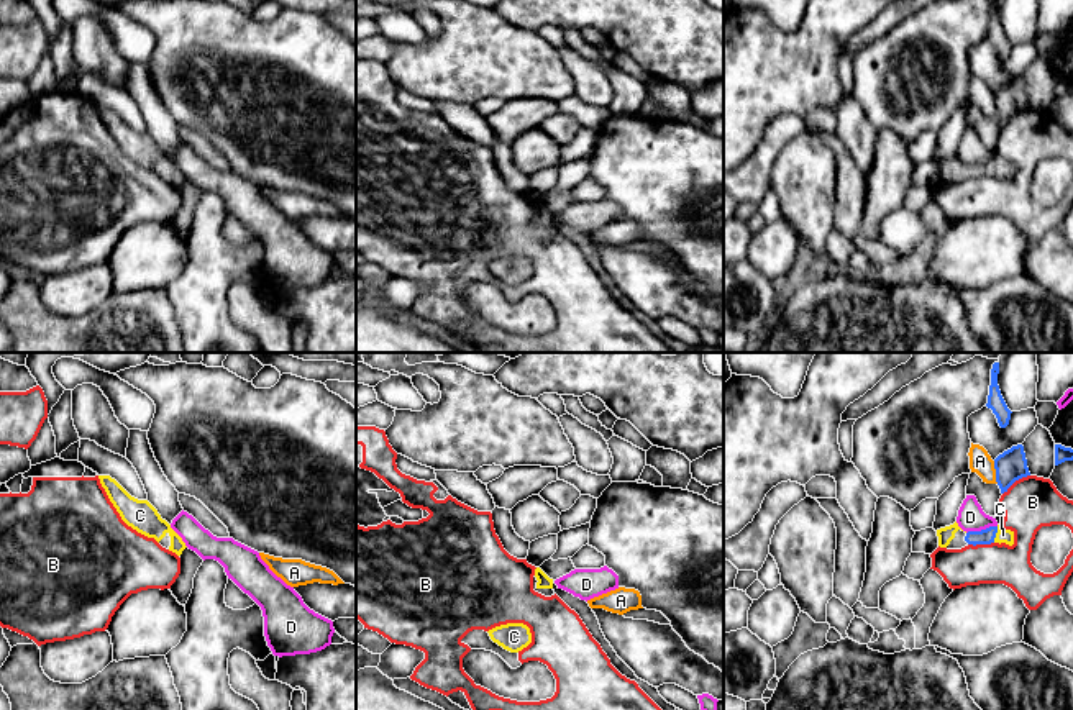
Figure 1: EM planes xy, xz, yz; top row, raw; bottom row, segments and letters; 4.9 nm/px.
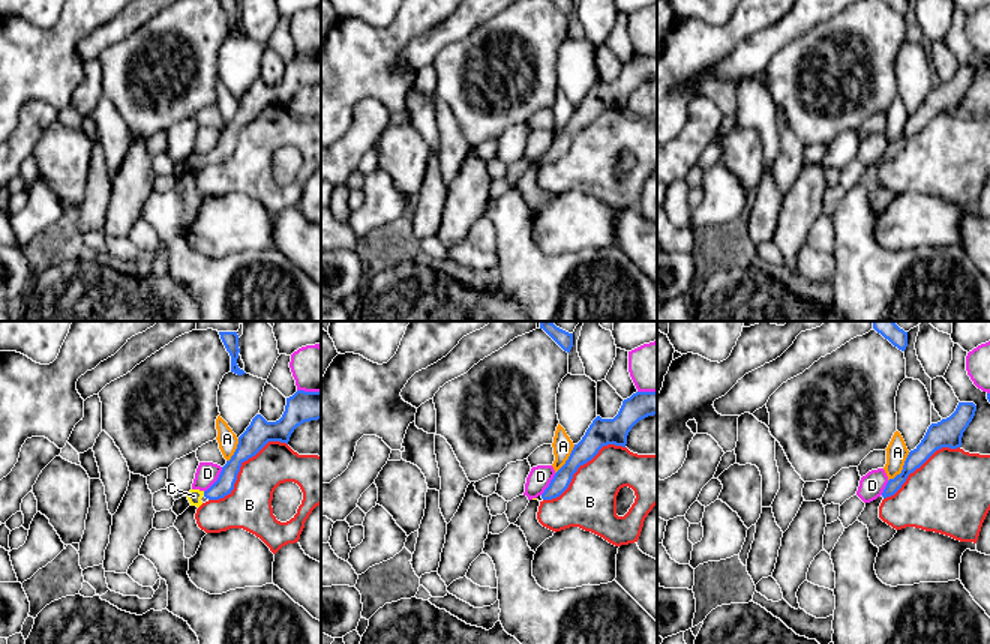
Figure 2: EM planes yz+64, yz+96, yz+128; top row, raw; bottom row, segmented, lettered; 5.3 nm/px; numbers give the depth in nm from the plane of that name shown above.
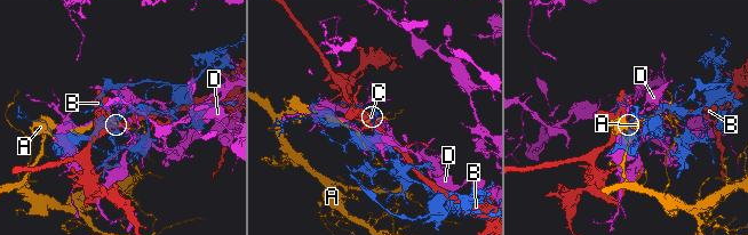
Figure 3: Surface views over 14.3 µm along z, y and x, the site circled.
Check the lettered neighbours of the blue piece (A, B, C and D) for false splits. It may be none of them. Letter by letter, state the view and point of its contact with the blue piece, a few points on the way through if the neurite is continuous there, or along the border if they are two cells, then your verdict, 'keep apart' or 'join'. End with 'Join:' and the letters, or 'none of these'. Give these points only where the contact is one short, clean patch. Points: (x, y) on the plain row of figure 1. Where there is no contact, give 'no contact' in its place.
A: meets blue in yz at (996, 105); keep apart
B: meets blue in yz at (1016, 112); keep apart
C: meets blue in yz at (995, 168); runs through yz (985, 169), (995, 168), (1003, 168); join
D: meets blue in yz at (981, 163); keep apart
Join: C

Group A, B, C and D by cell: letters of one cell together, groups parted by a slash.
A / B / C / D

